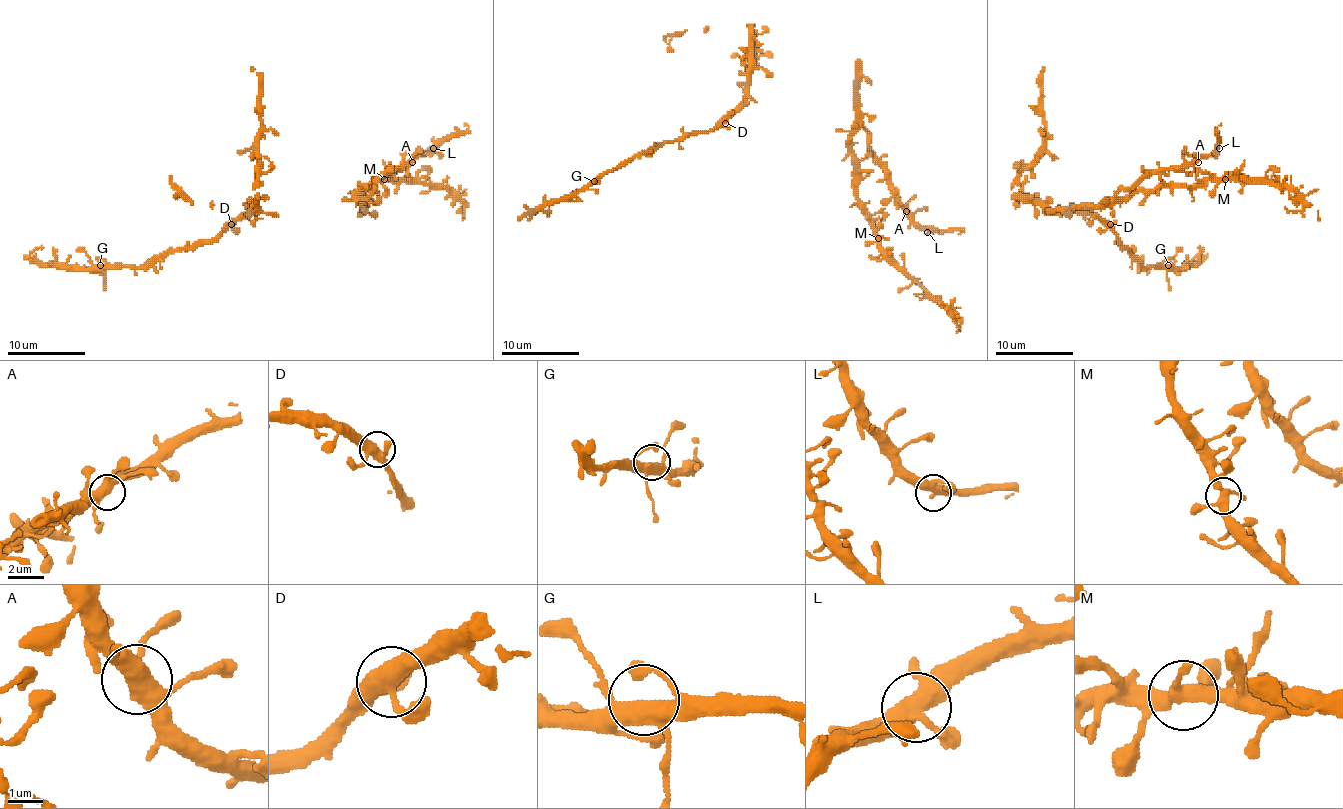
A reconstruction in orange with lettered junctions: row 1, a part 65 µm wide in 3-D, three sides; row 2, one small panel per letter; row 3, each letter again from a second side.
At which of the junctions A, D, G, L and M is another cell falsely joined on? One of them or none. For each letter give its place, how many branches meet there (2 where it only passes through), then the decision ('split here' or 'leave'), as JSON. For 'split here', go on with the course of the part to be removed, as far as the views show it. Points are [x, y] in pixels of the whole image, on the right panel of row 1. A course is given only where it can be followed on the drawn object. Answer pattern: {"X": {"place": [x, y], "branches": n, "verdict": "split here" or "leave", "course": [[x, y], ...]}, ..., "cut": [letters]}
{"A": {"place": [1198, 162], "branches": 4, "verdict": "leave"}, "D": {"place": [1110, 224], "branches": 4, "verdict": "leave"}, "G": {"place": [1168, 265], "branches": 4, "verdict": "leave"}, "L": {"place": [1219, 148], "branches": 4, "verdict": "leave"}, "M": {"place": [1225, 179], "branches": 4, "verdict": "leave"}, "cut": []}

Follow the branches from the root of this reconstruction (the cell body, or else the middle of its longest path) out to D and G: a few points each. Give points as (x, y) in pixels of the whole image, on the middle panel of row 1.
D: (772, 77), (760, 67), (751, 73), (749, 98), (725, 123)
G: (772, 77), (757, 67), (749, 77), (749, 94), (710, 131), (658, 143), (603, 172), (594, 181)

